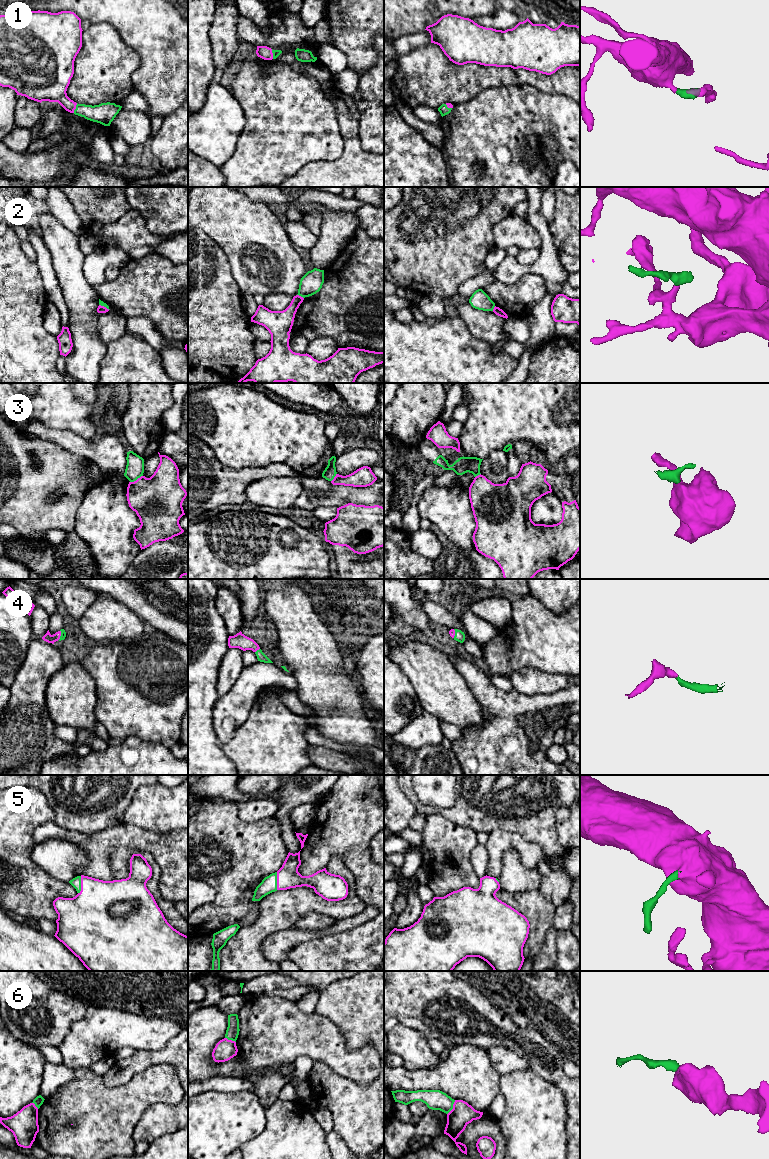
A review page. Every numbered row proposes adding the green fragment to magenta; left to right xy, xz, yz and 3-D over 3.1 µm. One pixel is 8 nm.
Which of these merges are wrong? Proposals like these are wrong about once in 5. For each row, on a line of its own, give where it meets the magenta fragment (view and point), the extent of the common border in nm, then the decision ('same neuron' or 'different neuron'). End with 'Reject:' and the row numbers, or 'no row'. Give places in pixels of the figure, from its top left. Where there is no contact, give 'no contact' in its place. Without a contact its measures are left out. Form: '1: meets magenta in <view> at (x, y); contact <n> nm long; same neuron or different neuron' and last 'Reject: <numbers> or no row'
1: meets magenta in xy at (75, 108); contact 90 nm long; same neuron
2: meets magenta in xz at (300, 296); contact 70 nm long; different neuron
3: meets magenta in xy at (137, 479); contact 120 nm long; different neuron
4: meets magenta in xz at (257, 649); contact 50 nm long; same neuron
5: meets magenta in xy at (81, 885); contact 150 nm long; same neuron
6: meets magenta in yz at (453, 1107); contact 140 nm long; different neuron
Reject: 2, 3, 6

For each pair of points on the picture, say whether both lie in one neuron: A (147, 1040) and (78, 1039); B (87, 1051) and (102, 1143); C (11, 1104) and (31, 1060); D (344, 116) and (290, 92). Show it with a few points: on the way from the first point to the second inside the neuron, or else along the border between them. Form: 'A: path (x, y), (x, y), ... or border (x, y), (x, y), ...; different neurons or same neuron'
A: path (130, 1038), (95, 1038); same neuron
B: border (88, 1067), (76, 1067), (73, 1070); different neurons
C: path (11, 1093), (11, 1080), (20, 1071); same neuron
D: border (324, 92), (336, 110), (342, 135); different neurons

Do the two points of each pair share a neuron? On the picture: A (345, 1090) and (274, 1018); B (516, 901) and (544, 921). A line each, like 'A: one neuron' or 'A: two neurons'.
A: two neurons
B: one neuron

